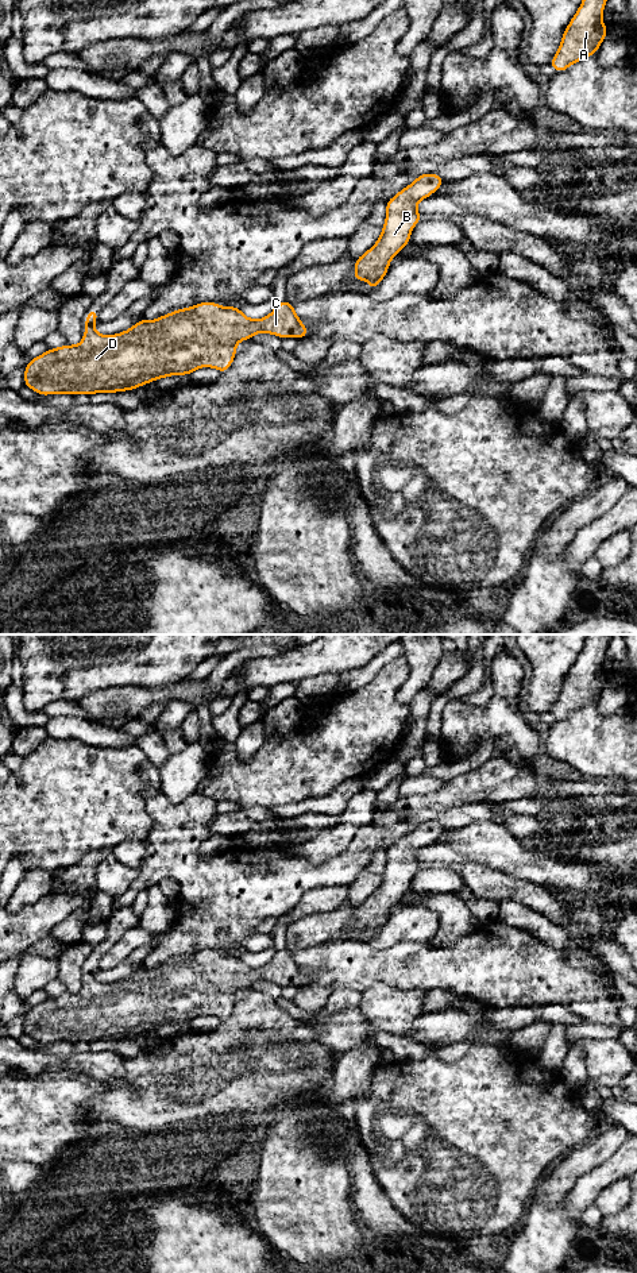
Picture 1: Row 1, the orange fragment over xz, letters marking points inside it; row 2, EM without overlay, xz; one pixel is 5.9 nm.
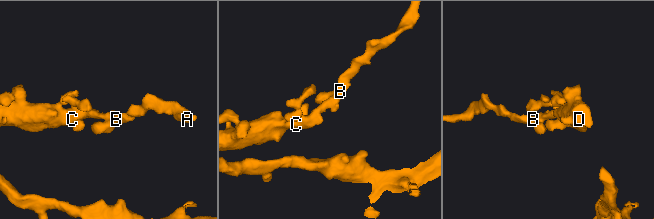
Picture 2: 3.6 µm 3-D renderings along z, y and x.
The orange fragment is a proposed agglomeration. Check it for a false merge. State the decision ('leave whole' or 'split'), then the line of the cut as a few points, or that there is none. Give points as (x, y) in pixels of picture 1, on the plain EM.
leave whole; no cut

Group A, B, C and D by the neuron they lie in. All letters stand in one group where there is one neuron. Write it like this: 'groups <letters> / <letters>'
groups A B C D

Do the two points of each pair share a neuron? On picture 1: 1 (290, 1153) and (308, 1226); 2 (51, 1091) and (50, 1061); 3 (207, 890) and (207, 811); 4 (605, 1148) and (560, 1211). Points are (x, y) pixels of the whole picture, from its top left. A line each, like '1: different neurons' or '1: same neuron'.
1: same neuron
2: different neurons
3: same neuron
4: different neurons

